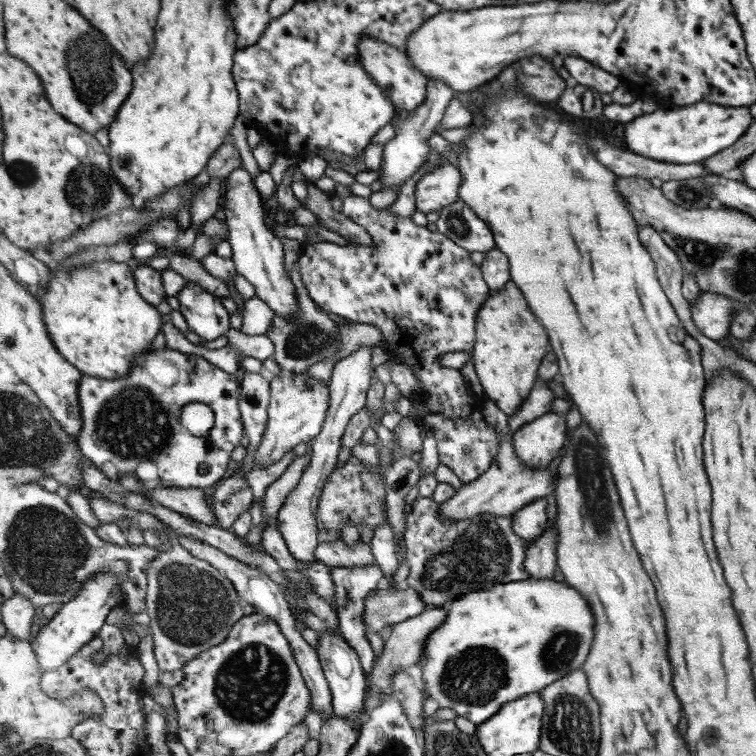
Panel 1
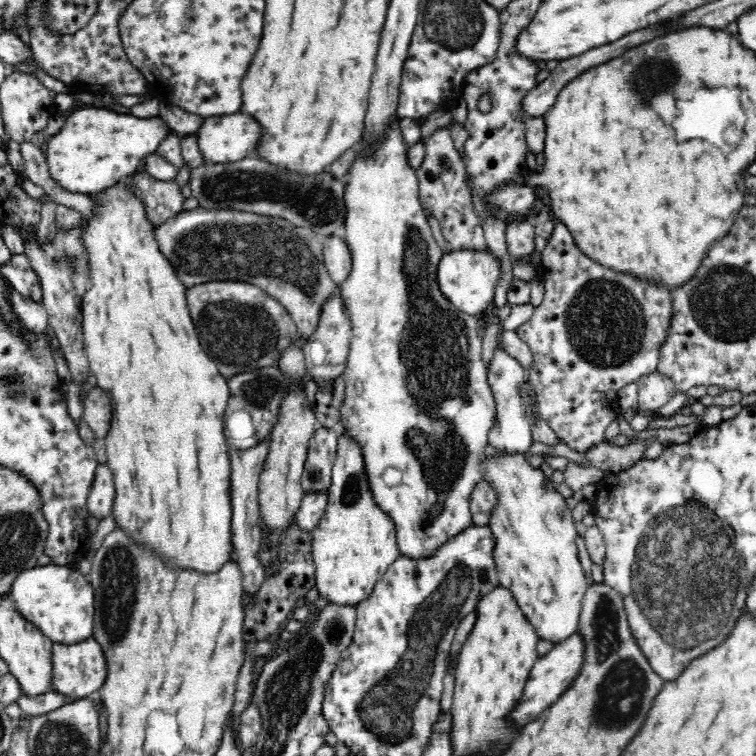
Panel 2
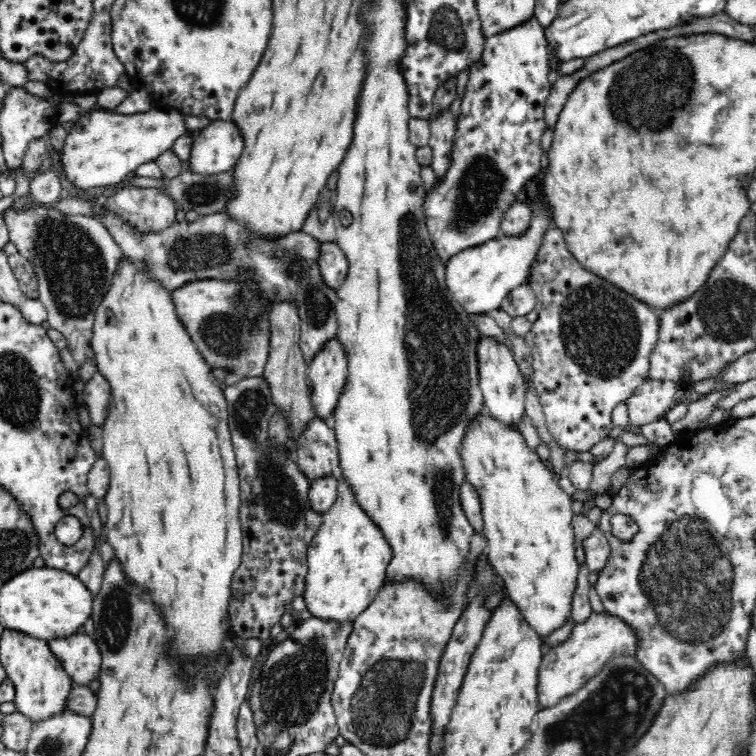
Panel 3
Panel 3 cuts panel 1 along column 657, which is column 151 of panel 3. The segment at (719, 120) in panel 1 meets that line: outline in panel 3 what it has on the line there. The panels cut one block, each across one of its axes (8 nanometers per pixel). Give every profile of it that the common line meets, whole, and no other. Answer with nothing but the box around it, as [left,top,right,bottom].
[59,108,188,191]

